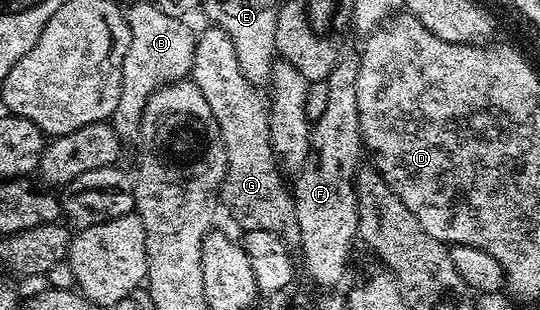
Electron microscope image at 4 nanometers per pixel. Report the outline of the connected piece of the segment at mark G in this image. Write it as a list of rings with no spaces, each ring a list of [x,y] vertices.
[[[208,27],[204,34],[201,32],[197,36],[190,77],[202,91],[206,103],[210,103],[226,147],[228,166],[222,186],[222,205],[232,212],[241,230],[261,229],[285,239],[299,238],[294,193],[289,186],[288,189],[284,186],[285,174],[272,150],[269,110],[256,94],[259,93],[257,86],[242,75],[234,43],[230,43],[222,30]]]

